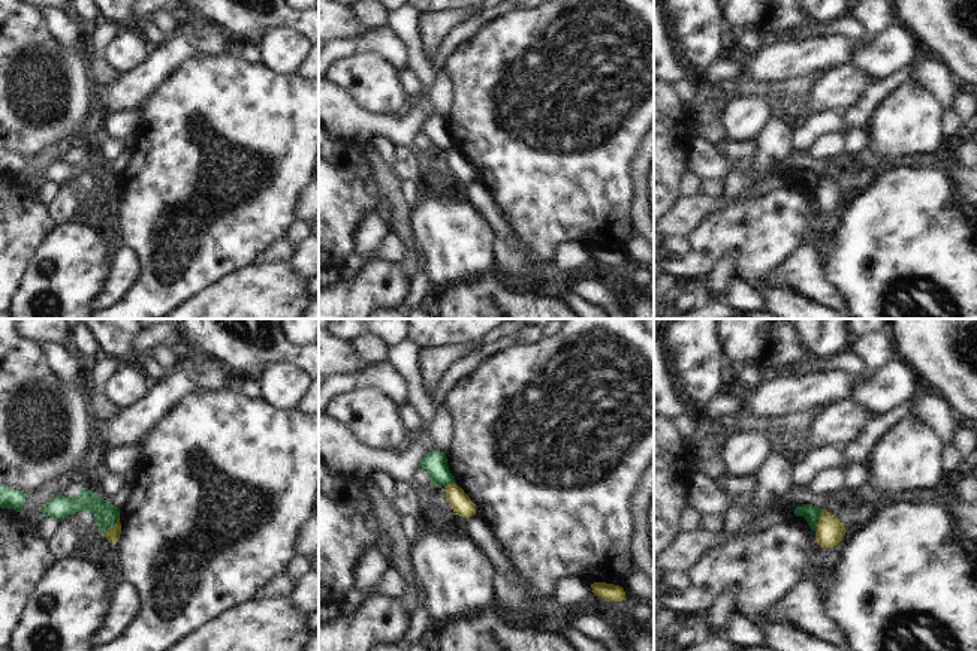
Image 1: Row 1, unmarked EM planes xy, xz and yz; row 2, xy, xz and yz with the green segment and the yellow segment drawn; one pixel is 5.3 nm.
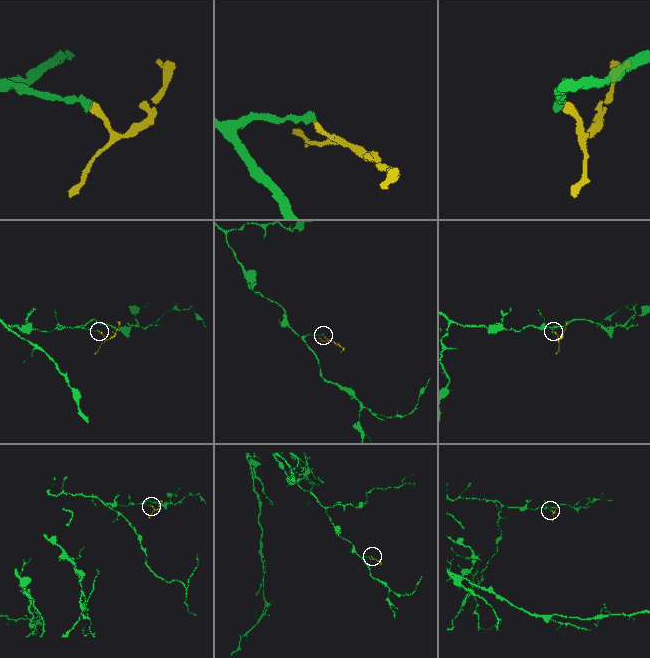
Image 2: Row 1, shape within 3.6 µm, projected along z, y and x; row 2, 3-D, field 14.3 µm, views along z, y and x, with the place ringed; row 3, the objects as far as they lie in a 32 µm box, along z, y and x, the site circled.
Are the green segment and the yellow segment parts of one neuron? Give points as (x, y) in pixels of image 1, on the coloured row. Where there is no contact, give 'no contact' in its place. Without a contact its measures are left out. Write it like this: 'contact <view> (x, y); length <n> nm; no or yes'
contact yz (817, 520); length 130 nm; no

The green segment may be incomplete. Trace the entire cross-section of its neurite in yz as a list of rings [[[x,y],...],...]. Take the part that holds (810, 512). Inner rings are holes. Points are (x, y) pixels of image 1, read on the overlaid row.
[[[802,504],[794,509],[796,516],[803,516],[811,530],[815,531],[821,509],[812,504]]]

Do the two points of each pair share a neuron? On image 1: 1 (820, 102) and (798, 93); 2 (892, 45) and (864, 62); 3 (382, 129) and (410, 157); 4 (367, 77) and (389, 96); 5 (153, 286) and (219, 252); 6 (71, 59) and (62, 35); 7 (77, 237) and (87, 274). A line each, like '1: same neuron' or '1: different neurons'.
1: different neurons
2: same neuron
3: different neurons
4: same neuron
5: same neuron
6: different neurons
7: same neuron

